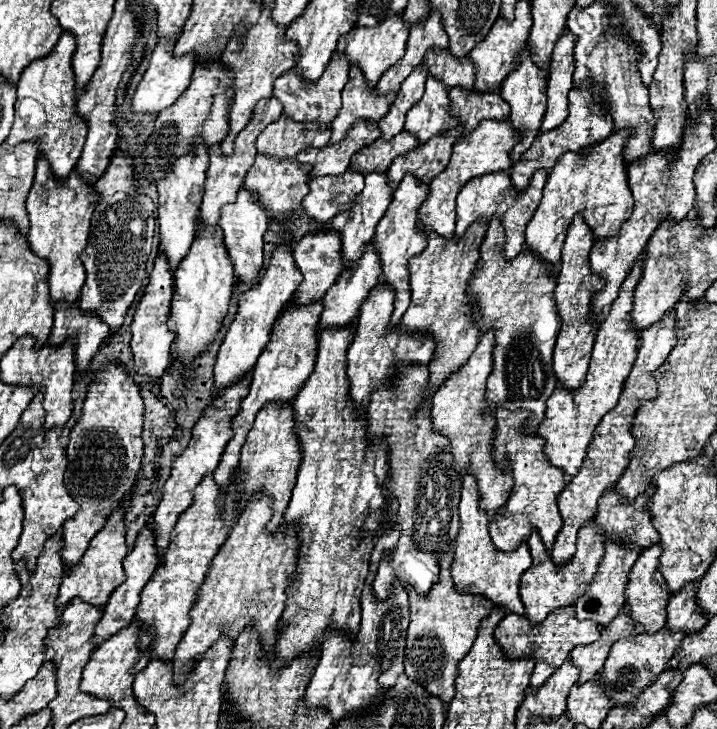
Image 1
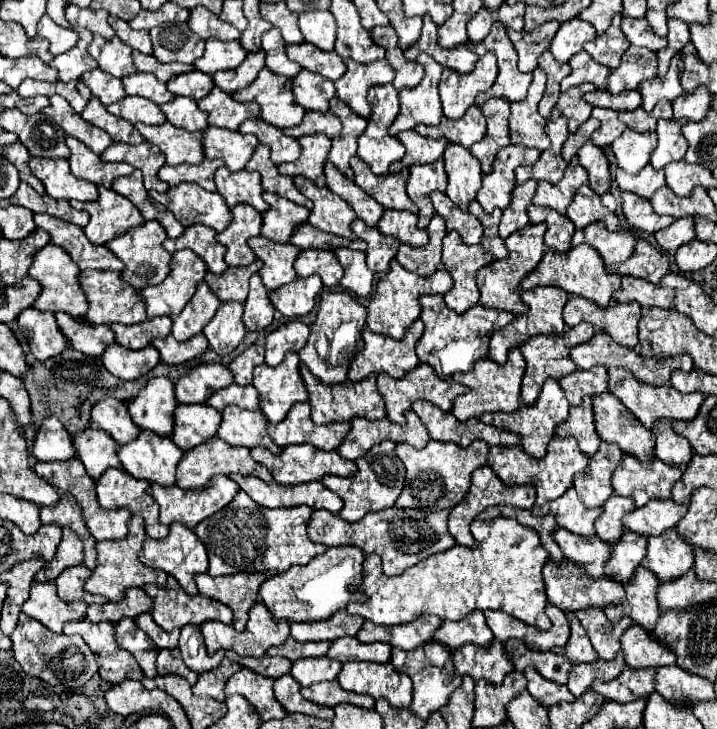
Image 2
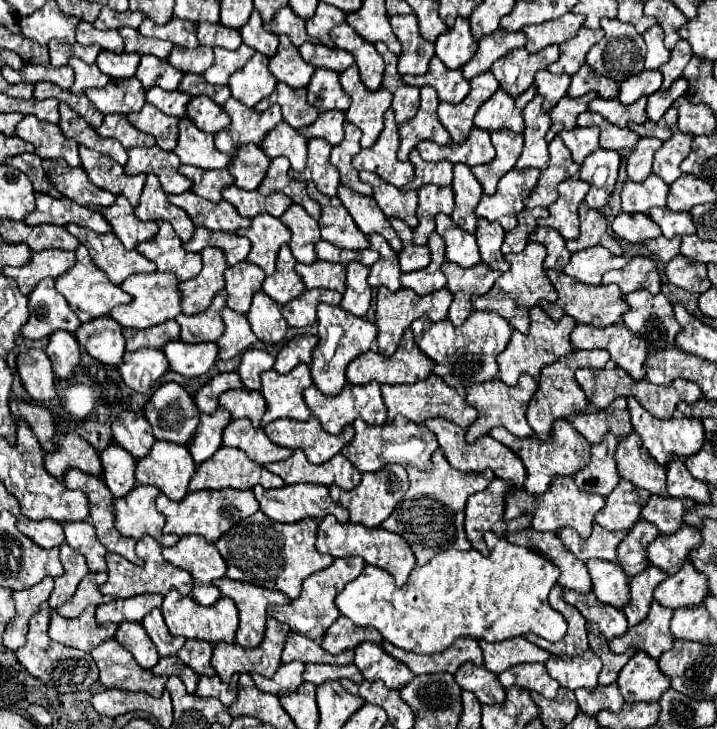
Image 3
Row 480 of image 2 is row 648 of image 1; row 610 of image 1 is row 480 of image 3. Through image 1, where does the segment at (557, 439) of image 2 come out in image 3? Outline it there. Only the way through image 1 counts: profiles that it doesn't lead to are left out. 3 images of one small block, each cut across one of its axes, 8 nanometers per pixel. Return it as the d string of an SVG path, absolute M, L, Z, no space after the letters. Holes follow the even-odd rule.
M566 476L566 478L552 480L548 492L544 492L540 496L532 496L532 494L526 494L522 490L510 488L510 492L506 494L504 516L506 516L506 520L512 520L512 518L518 518L524 512L528 512L528 514L532 514L532 528L534 530L558 532L562 526L572 526L582 538L586 538L592 532L594 516L602 506L604 506L602 496L596 496L592 492L580 492L580 488L576 488L576 484L574 484L574 478Z

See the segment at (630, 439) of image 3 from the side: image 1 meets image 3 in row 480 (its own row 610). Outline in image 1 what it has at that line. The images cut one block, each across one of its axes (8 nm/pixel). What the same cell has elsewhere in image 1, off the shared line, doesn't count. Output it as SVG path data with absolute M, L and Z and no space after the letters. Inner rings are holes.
M658 542L648 546L648 548L644 548L644 552L640 552L636 564L632 566L632 570L628 574L626 606L628 606L628 610L632 610L632 618L638 620L640 624L644 624L646 632L658 632L660 628L666 626L666 604L668 604L670 596L672 596L668 592L664 576L658 570L660 554L662 554L662 546Z

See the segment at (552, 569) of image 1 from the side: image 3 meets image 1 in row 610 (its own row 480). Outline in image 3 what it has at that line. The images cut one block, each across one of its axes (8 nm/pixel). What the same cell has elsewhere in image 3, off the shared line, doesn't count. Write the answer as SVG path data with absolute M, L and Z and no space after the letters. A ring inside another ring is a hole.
M556 420L556 424L552 424L552 440L548 440L548 442L544 442L536 436L530 436L530 438L512 436L506 428L492 428L490 436L494 440L502 442L504 446L508 446L512 452L516 452L520 456L520 460L524 462L524 466L526 466L524 490L528 494L546 492L554 476L574 476L574 472L584 468L584 464L588 464L588 460L590 460L588 440L580 438L568 420Z

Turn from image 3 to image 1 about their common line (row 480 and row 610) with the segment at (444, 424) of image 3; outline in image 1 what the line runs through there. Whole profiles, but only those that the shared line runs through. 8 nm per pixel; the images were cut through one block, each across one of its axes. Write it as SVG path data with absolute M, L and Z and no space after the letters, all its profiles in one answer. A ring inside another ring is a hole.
M466 470L462 472L462 498L460 498L460 532L456 538L452 578L458 590L466 590L472 594L482 594L492 600L496 606L508 608L508 614L524 614L524 606L518 596L520 576L530 568L532 556L526 542L522 542L514 552L498 552L488 534L488 516L480 510L480 494L476 488L474 476Z

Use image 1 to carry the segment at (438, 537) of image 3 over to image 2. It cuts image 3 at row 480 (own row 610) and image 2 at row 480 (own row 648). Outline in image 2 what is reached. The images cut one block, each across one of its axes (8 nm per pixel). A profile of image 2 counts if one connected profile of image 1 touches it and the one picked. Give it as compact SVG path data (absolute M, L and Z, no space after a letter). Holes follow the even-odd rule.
M430 440L426 448L418 450L410 444L398 442L396 456L406 466L406 484L400 498L396 500L396 506L442 510L442 508L454 508L466 496L470 488L472 470L484 466L488 460L488 444L484 444L484 440L474 440L468 448L460 448L458 444L452 444L452 442Z

